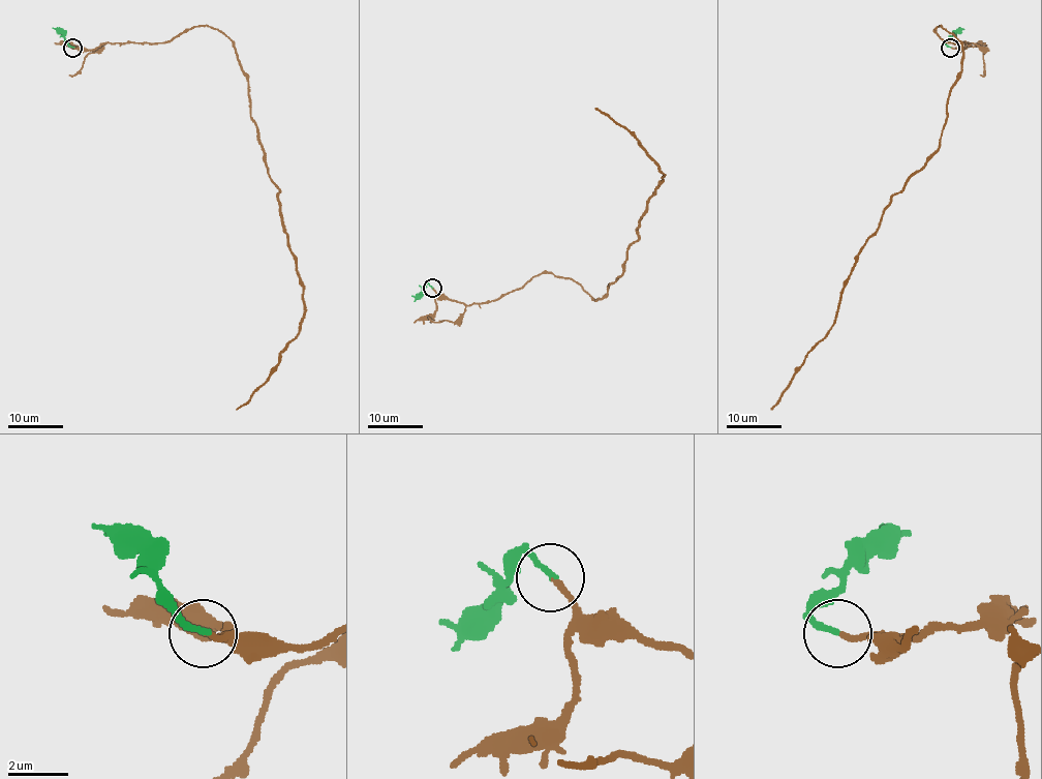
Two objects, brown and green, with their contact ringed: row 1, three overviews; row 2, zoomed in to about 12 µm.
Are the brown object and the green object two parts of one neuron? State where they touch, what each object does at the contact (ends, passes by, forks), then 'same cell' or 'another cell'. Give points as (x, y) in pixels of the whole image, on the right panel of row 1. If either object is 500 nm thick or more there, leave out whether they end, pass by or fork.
place (950, 48); brown ends; green ends; same cell

